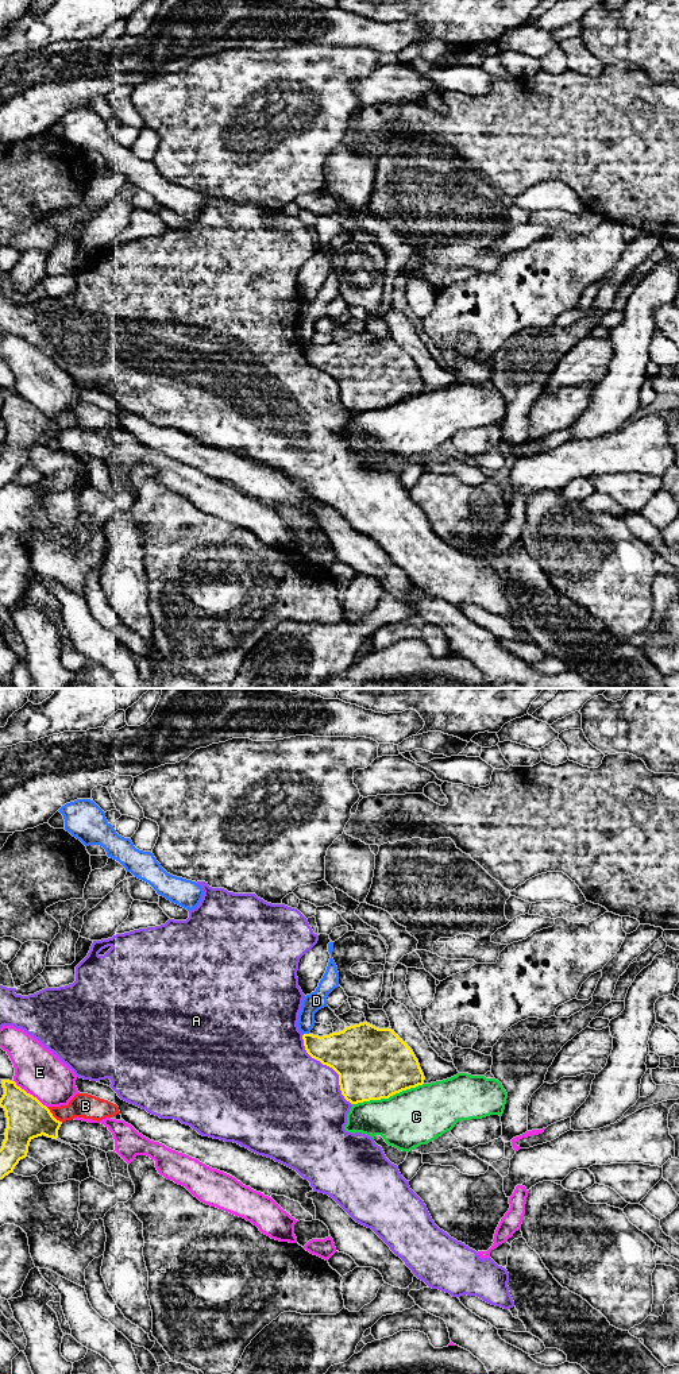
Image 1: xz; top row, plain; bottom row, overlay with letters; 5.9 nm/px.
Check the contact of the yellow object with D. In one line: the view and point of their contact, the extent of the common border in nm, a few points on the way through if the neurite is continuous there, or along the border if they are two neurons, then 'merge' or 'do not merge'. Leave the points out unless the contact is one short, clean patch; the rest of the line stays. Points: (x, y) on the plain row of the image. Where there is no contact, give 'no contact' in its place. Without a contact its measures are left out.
meets yellow in xz at (307, 343); contact 30 nm long; border along xz (304, 342), (308, 343); do not merge

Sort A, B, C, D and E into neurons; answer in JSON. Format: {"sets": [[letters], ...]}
{"sets": [["A"], ["B"], ["C"], ["D"], ["E"]]}

